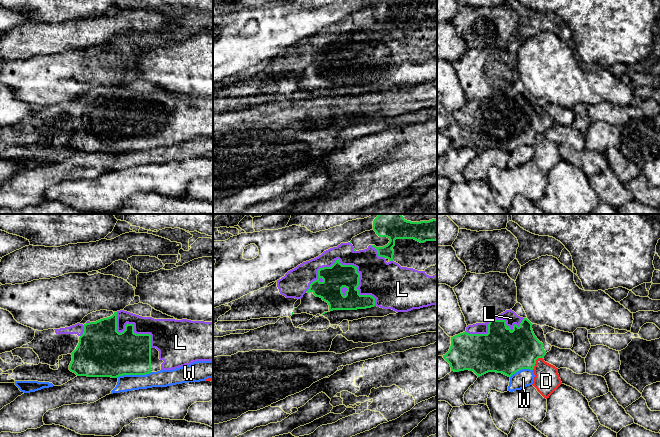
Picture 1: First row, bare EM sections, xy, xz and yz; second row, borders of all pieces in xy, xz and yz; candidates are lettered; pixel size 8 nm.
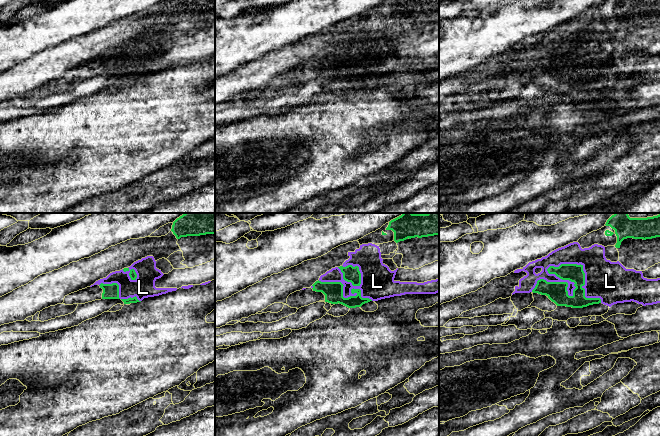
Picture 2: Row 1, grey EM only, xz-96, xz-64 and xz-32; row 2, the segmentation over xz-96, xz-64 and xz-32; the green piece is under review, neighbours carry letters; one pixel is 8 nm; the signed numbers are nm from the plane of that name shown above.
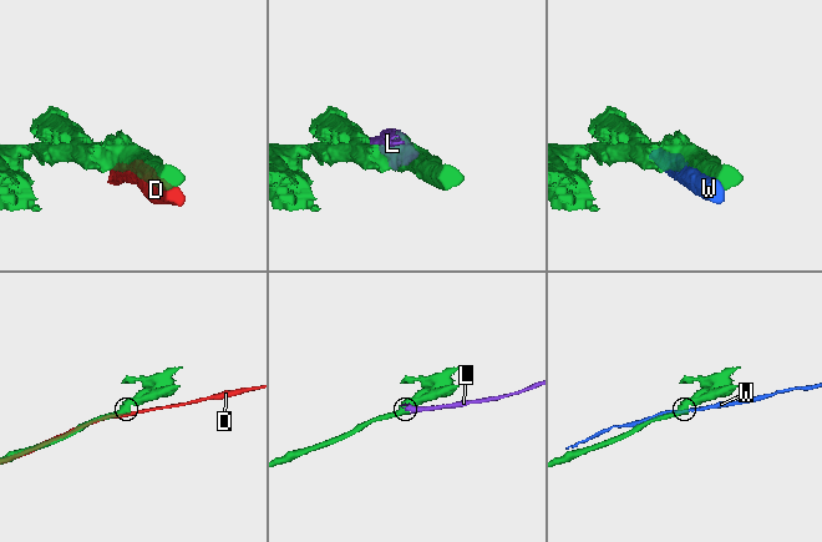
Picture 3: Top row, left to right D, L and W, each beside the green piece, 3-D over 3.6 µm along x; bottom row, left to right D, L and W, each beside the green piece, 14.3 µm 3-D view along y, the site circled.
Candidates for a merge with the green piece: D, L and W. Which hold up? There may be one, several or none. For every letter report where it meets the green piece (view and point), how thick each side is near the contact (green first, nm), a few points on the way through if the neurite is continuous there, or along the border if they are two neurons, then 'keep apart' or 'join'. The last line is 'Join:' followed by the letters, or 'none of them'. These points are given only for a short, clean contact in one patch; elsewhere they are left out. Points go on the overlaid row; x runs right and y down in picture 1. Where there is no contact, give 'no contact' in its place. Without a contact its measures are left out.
D: meets green in yz at (535, 362); 340 nm thick on the green side, 200 nm on the other; keep apart
L: meets green in xz at (349, 265); 200 nm thick on the green side, 280 nm on the other; join
W: meets green in xy at (133, 374); 360 nm thick on the green side, 140 nm on the other; keep apart
Join: L

